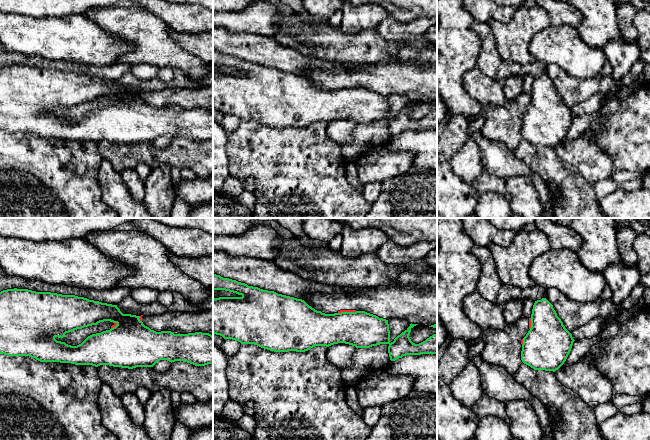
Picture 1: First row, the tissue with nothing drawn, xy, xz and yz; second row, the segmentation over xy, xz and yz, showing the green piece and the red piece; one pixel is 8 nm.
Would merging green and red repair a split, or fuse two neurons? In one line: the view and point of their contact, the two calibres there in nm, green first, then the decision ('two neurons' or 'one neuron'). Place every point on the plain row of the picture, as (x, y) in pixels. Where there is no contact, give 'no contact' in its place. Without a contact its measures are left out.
meets green in xz at (347, 88); 280 nm thick on the green side, 20 nm on the other; two neurons

